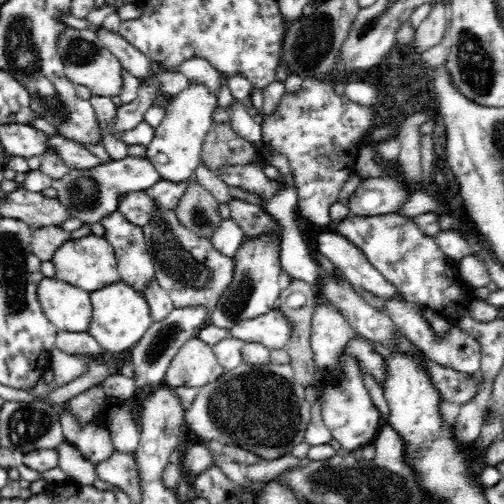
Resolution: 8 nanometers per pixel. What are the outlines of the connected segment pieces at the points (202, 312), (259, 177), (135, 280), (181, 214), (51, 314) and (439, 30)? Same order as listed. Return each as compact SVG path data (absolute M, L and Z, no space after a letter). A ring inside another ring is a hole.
M186 306L186 308L175 308L162 320L154 321L148 331L142 336L140 342L132 347L132 364L135 368L136 385L141 389L139 394L158 386L163 382L165 370L168 368L172 357L181 346L192 337L197 337L200 326L206 322L209 311L203 306Z
M256 162L256 164L246 164L246 166L226 166L226 168L220 168L215 174L230 187L240 187L247 192L256 192L261 194L263 198L268 199L280 188L280 182L270 183L268 181L263 173L263 163Z
M118 209L99 222L104 229L103 237L115 250L120 280L143 292L147 280L155 276L144 229L128 221Z
M197 180L186 186L186 193L180 198L175 215L192 232L210 240L215 228L223 218L220 215L220 202Z
M44 278L38 284L38 300L44 314L59 332L89 332L92 322L90 294L58 278Z
M437 1L432 5L429 16L415 29L412 46L419 57L440 44L450 19L448 15L448 9L442 5L441 1Z

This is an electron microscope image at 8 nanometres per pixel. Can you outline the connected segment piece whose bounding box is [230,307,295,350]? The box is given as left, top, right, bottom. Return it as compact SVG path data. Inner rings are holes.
M276 307L258 318L242 320L240 325L230 330L230 337L262 343L271 350L282 350L290 342L294 330L288 315Z

